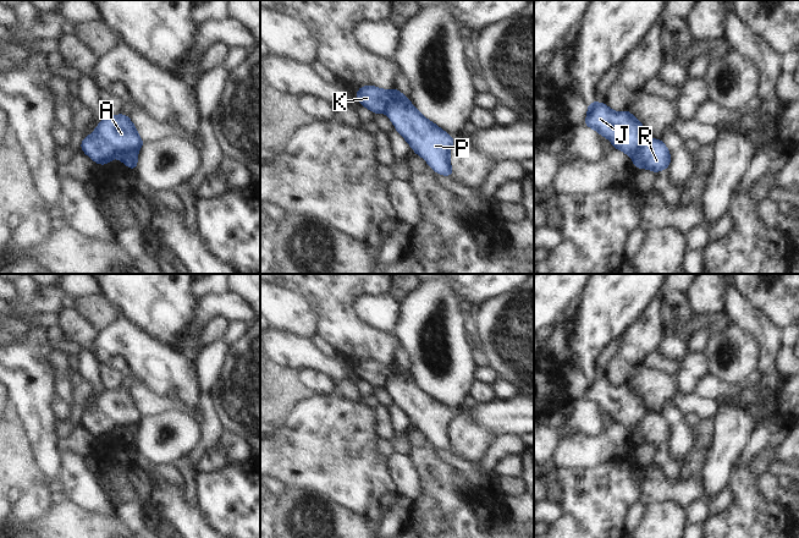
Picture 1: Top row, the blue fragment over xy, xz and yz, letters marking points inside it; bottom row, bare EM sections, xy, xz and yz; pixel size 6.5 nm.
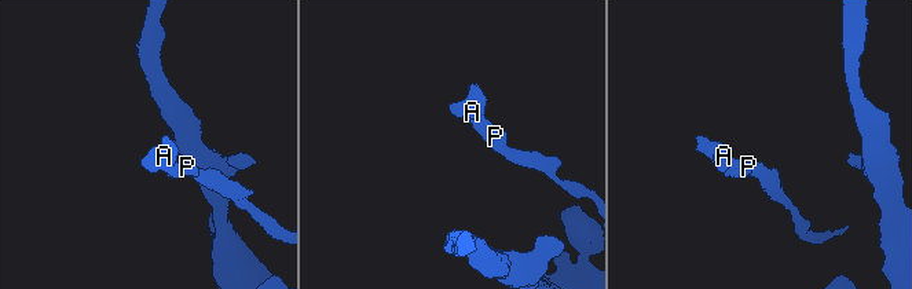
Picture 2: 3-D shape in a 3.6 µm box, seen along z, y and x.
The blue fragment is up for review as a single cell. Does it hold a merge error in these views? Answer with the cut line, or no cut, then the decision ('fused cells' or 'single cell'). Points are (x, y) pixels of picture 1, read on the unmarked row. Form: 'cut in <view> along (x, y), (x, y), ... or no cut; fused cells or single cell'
cut in yz along (648, 411), (633, 431); fused cells

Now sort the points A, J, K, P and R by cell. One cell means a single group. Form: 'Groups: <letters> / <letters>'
Groups: A J K / P R

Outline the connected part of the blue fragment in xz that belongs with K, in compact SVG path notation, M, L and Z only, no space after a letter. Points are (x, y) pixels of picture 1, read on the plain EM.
M364 359L356 367L360 378L375 388L384 388L389 379L393 375L410 374L406 372L397 362L384 364L375 359Z

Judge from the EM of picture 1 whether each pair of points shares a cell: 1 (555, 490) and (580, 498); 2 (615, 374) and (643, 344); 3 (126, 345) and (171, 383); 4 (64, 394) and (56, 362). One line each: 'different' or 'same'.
1: different
2: same
3: same
4: same

